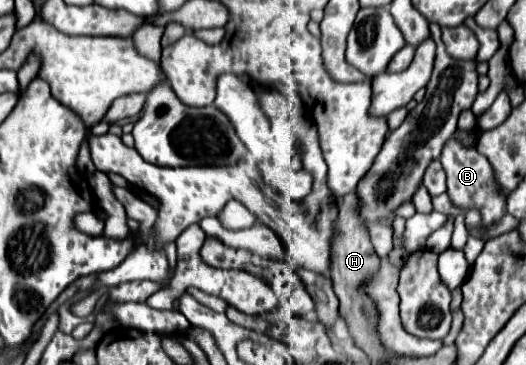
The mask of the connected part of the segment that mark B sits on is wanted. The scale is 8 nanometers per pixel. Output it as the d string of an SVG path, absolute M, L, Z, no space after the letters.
M450 139L440 155L440 163L446 171L446 193L450 197L450 203L460 209L478 209L484 225L498 223L506 213L506 193L496 181L494 169L490 167L490 161L478 153L476 149L466 149L456 139Z

